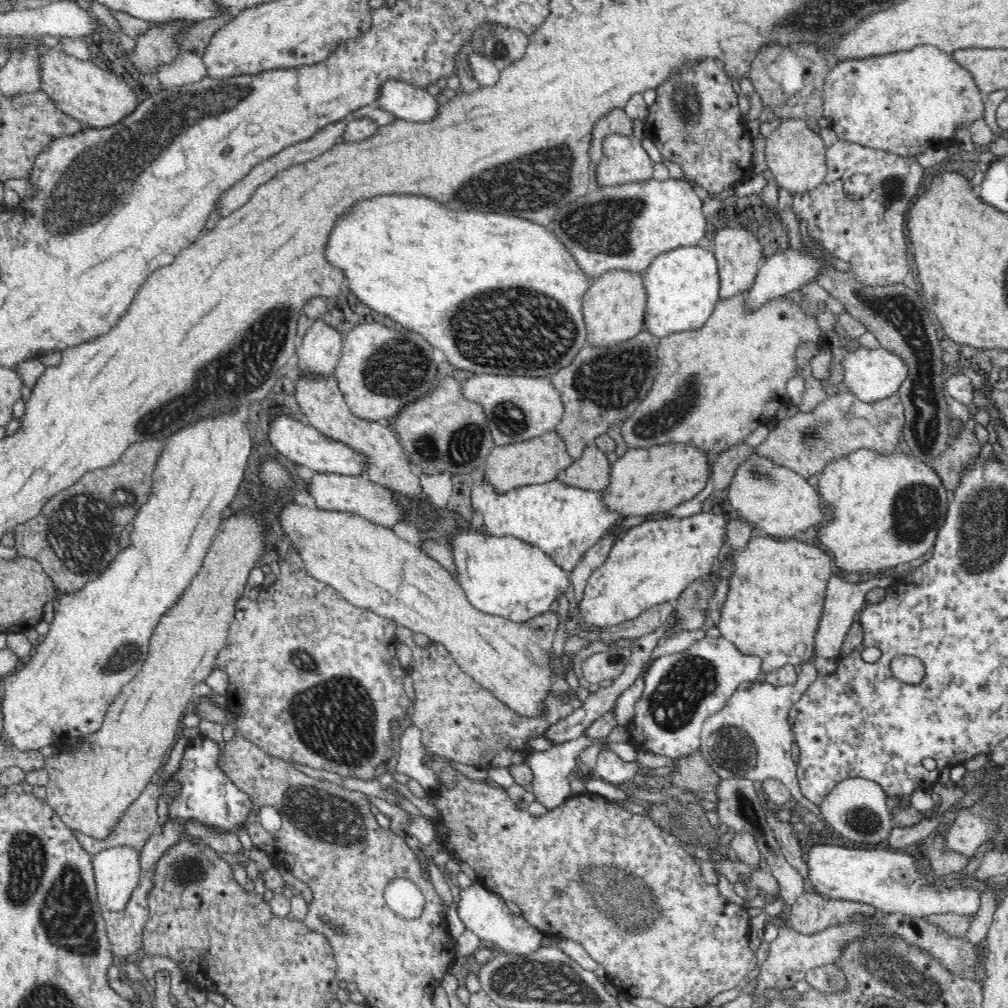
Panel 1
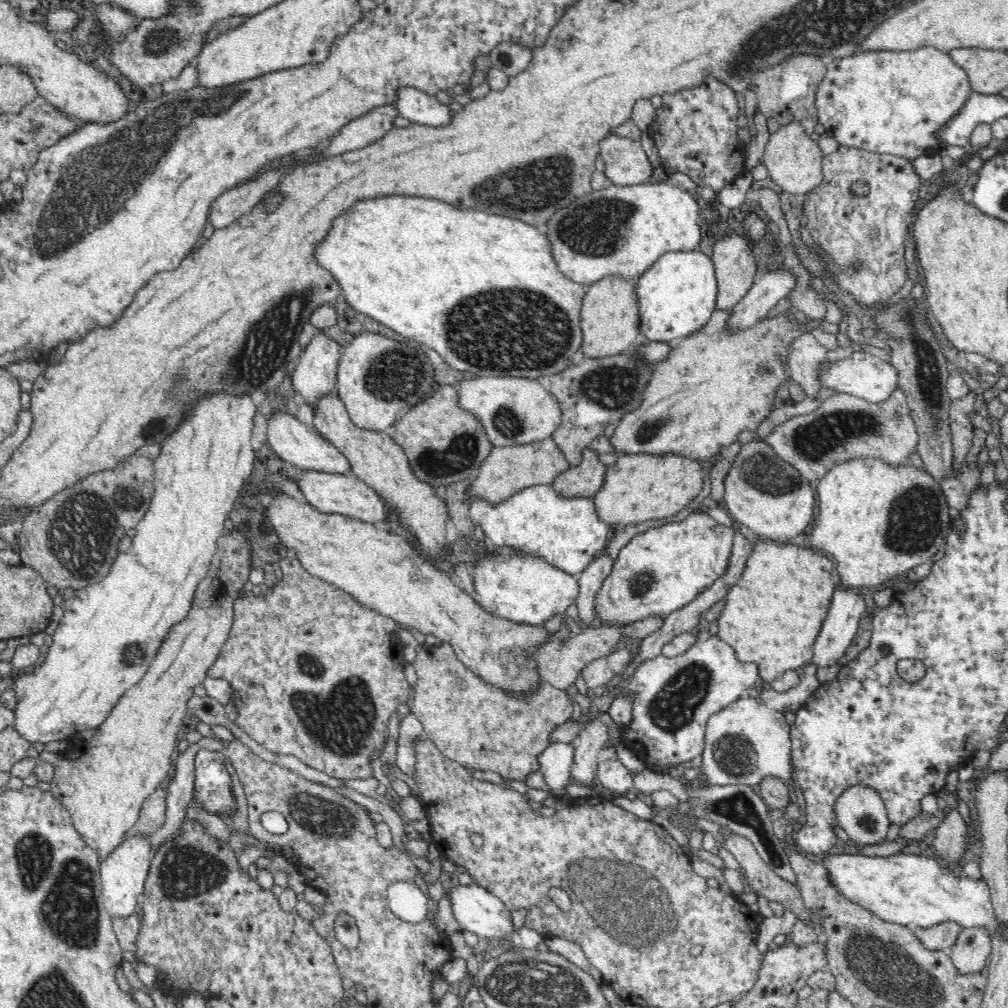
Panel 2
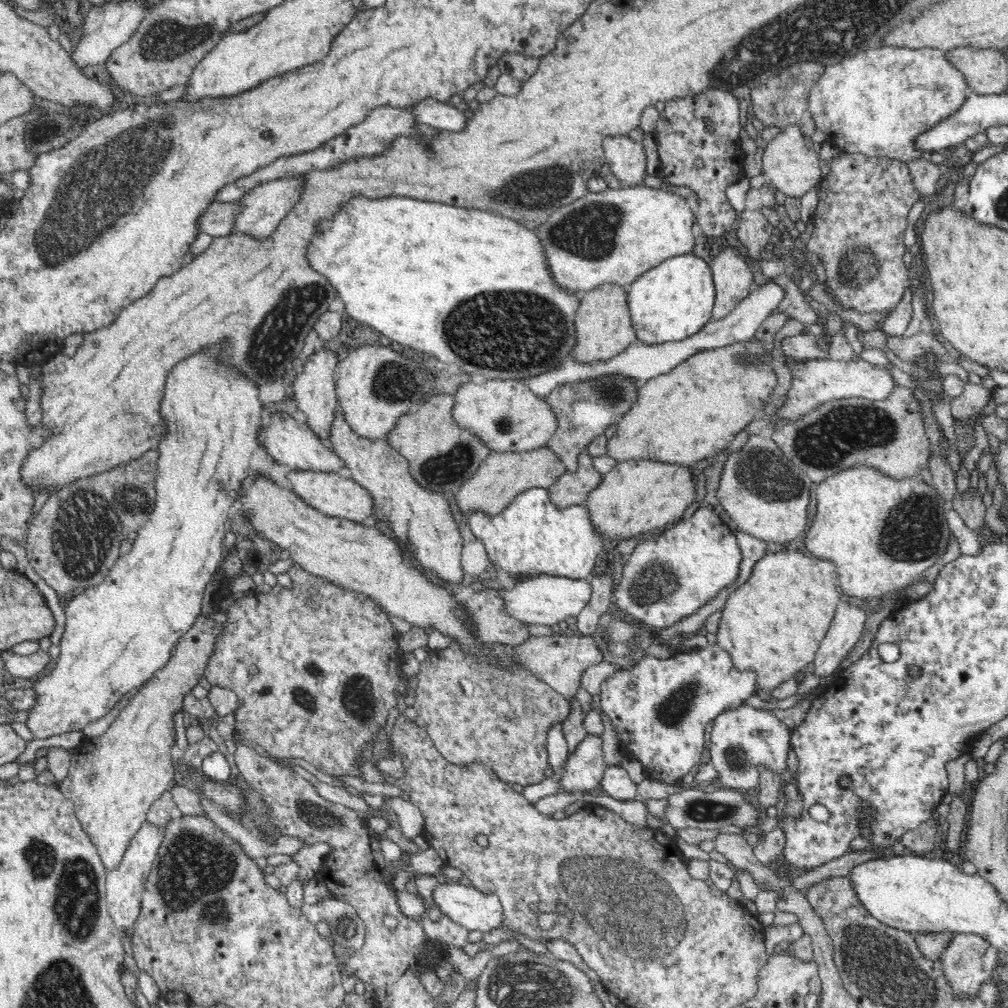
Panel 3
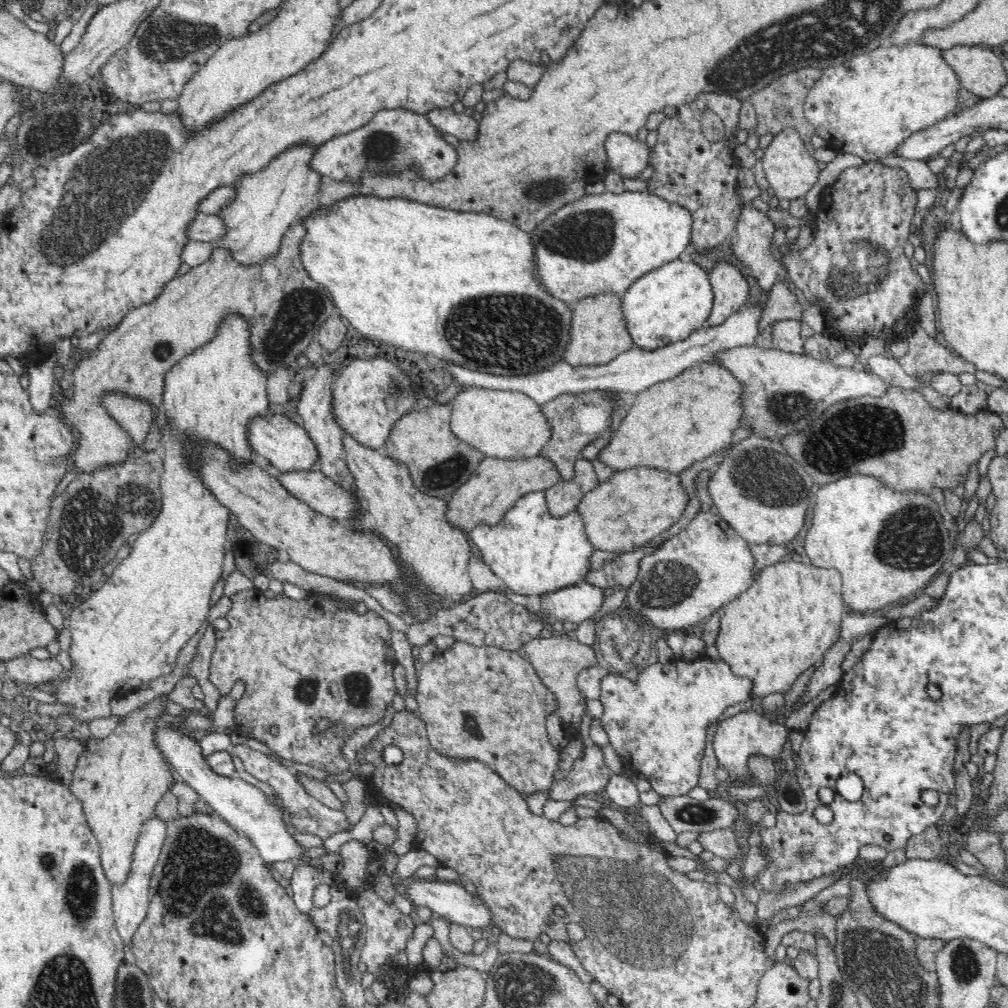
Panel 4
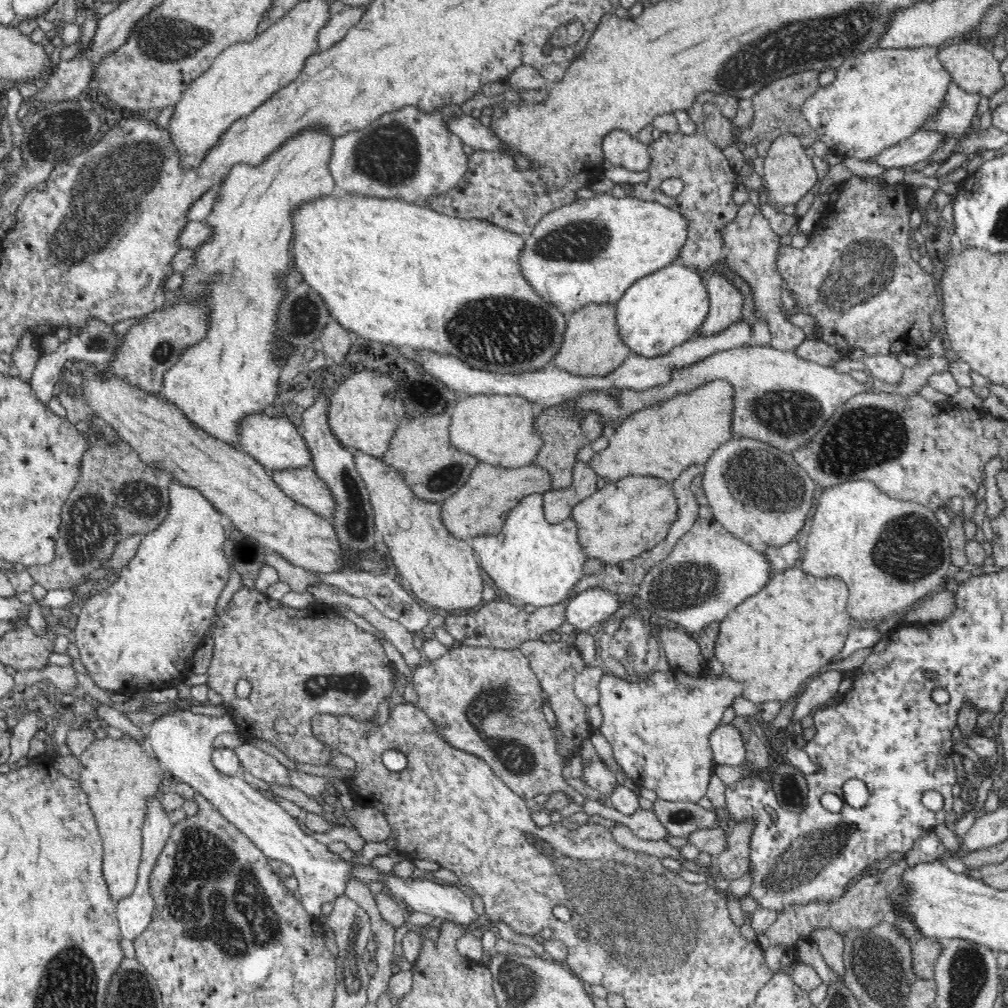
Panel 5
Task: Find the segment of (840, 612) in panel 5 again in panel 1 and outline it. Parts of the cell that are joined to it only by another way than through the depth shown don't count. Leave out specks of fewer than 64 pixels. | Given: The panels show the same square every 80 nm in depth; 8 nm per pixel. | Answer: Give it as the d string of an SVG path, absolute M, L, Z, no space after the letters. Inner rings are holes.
M756 533L746 548L734 556L733 566L734 571L717 625L721 637L733 642L742 654L761 659L761 672L766 675L782 666L798 668L806 661L813 661L815 634L822 616L826 584L834 574L830 556L802 537L784 540Z

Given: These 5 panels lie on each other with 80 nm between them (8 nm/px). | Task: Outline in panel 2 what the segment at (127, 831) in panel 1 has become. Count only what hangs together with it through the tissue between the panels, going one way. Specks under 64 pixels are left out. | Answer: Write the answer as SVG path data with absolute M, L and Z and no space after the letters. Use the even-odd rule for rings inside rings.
M159 787L146 798L144 804L142 804L138 822L124 834L122 841L126 840L130 835L138 833L144 835L144 837L155 834L164 824L164 816L166 816L166 790L164 787Z

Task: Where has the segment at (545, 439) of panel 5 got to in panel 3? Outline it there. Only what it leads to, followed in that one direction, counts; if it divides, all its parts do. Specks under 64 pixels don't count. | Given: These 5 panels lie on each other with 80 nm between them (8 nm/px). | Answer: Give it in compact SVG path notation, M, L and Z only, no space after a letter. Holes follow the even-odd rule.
M610 374L592 382L562 384L548 394L546 403L556 415L558 428L547 443L548 449L559 457L566 467L566 473L574 473L578 468L578 457L597 437L604 436L608 426L619 423L621 418L636 404L638 385L633 378L620 374Z

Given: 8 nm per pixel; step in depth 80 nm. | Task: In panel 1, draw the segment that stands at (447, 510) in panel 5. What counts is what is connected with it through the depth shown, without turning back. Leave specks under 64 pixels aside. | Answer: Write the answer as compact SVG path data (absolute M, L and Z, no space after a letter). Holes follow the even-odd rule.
M554 430L530 441L503 446L496 445L488 455L484 467L486 472L482 480L490 483L490 487L494 487L496 492L506 494L522 486L554 481L558 474L569 468L573 462L573 458L566 451L564 439Z

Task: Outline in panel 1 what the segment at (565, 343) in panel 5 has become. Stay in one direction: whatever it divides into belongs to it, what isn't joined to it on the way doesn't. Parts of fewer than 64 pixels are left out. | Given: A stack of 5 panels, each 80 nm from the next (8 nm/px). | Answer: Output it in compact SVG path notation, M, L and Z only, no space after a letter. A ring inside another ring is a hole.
M610 270L593 280L582 302L587 342L598 348L622 344L645 329L646 289L644 272L636 274L629 270Z

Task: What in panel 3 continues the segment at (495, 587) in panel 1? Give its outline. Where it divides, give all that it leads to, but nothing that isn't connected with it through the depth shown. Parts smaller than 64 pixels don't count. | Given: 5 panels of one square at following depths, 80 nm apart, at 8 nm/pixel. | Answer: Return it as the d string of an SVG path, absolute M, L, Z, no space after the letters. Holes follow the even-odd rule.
M534 574L534 576L522 576L522 578L511 578L514 586L510 589L497 591L504 601L506 613L512 615L516 620L528 624L556 626L560 620L569 616L577 617L582 608L590 600L592 585L587 579L564 578L563 576L550 576L549 574Z

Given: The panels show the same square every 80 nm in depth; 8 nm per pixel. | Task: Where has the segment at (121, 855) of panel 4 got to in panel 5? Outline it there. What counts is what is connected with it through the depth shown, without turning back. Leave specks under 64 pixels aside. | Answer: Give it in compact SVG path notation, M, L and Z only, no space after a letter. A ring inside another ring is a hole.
M124 734L121 739L94 740L92 746L80 756L80 777L78 783L88 794L88 805L96 817L96 825L102 837L103 877L110 897L116 904L130 897L138 883L138 866L142 856L142 827L147 813L147 798L156 797L162 787L166 771L157 757L151 756L142 743Z

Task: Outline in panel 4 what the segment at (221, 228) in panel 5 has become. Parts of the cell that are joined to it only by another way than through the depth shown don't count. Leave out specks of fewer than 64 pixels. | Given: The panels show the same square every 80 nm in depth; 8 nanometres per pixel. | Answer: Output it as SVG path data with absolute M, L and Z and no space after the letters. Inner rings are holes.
M306 143L291 146L277 154L261 171L244 173L233 182L234 198L217 213L225 224L224 236L213 240L212 246L229 250L231 257L240 264L260 264L280 250L280 242L290 224L311 213L318 202L322 175L308 165L319 146ZM228 313L221 322L221 325L216 329L214 338L208 341L205 345L199 346L194 349L190 354L187 354L181 361L178 361L168 372L165 374L165 387L163 390L163 404L161 406L161 417L163 434L162 447L160 449L161 464L162 464L162 476L159 480L160 493L162 493L162 506L159 507L158 518L154 518L154 522L150 526L144 528L131 540L131 552L128 558L124 558L119 564L116 565L116 569L113 570L111 577L105 577L105 580L101 583L101 588L95 590L88 598L80 603L72 613L66 617L66 624L71 632L72 642L69 649L69 656L72 662L72 669L66 679L58 678L56 681L47 682L44 685L45 690L57 697L59 704L67 704L68 706L74 706L71 715L75 720L87 720L91 721L94 718L102 718L110 714L110 700L118 696L124 696L126 693L131 692L142 684L148 684L160 676L168 676L178 660L178 652L186 646L186 642L202 628L202 624L206 622L208 618L208 612L210 612L210 598L212 598L212 590L214 590L214 584L220 580L222 576L222 564L224 564L225 557L225 542L228 540L227 528L231 517L231 512L222 504L219 503L214 495L210 492L210 489L202 483L198 471L194 469L196 463L200 464L200 457L194 455L194 448L198 447L198 442L210 442L227 451L232 457L232 463L238 466L238 463L247 463L254 458L254 451L248 443L248 428L250 428L250 422L254 418L264 418L269 415L268 394L266 393L266 384L268 384L268 375L254 363L254 359L250 357L250 325L248 325L248 319L244 315L238 313Z

